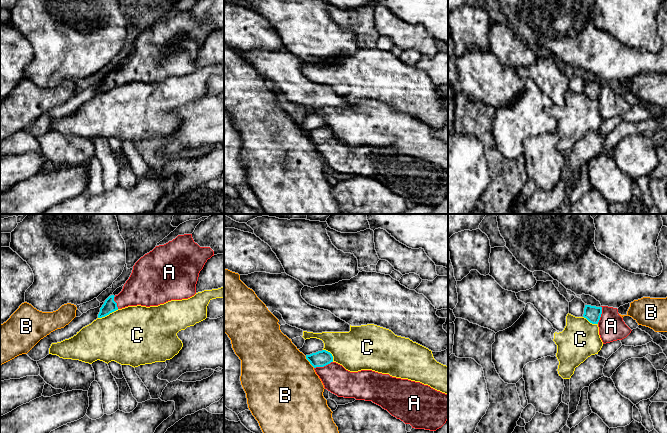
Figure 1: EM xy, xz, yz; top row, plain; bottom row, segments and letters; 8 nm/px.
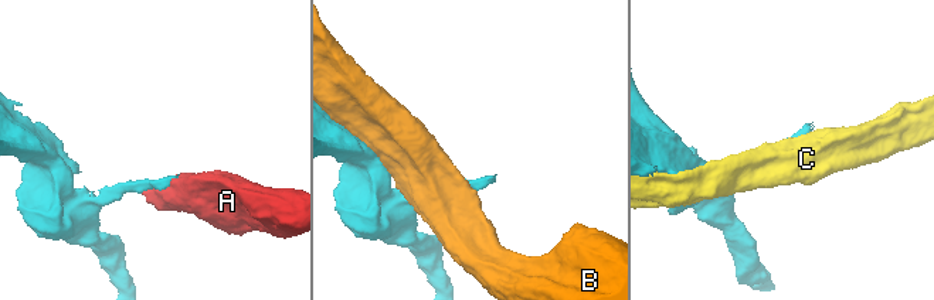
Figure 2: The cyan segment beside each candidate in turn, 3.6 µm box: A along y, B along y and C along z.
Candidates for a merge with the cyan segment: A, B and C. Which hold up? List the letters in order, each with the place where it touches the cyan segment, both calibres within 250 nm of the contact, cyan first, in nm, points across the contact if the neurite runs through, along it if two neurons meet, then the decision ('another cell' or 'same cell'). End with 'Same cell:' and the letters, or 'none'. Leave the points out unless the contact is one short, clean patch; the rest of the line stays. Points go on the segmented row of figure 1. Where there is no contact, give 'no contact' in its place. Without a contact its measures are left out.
A: contact xz (323, 366); calibres 130 and 220 nm; same cell
B: contact xz (309, 361); calibres 130 and 500 nm; another cell
C: contact xy (108, 314); calibres 110 and 460 nm; another cell
Same cell: A

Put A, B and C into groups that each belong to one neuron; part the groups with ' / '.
A / B / C

